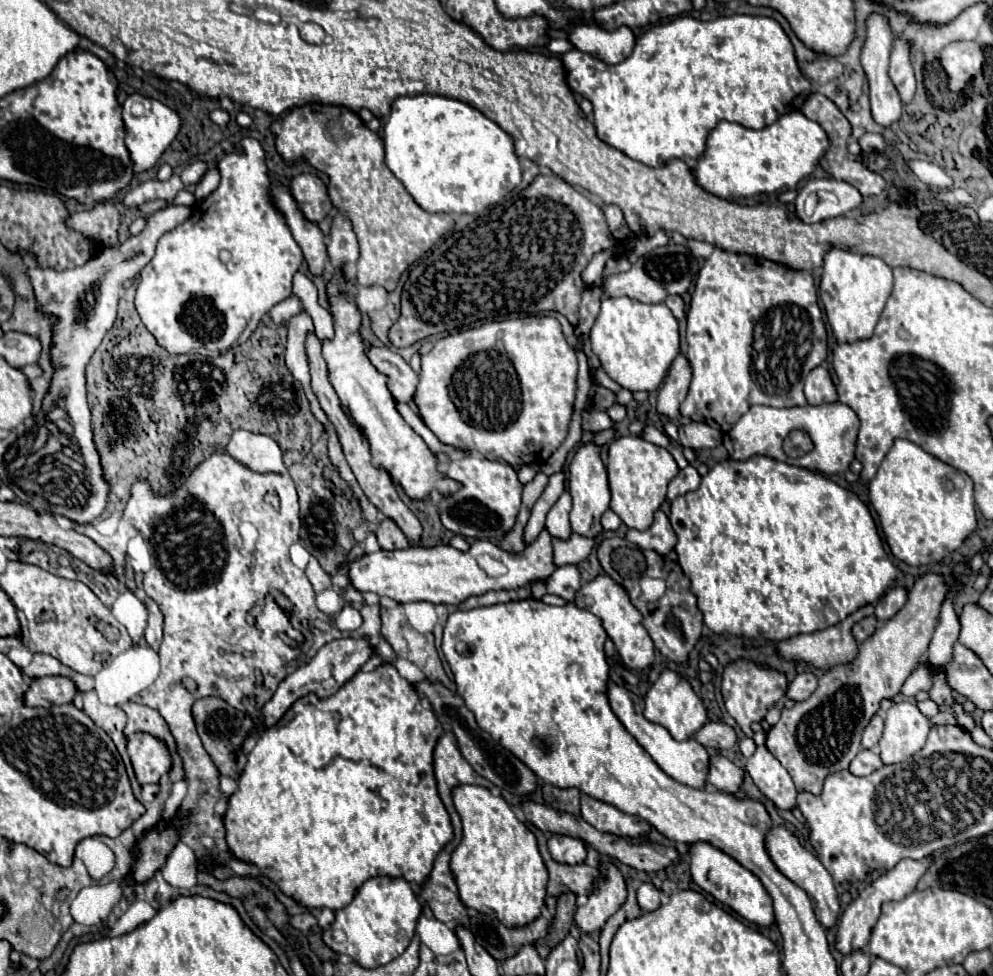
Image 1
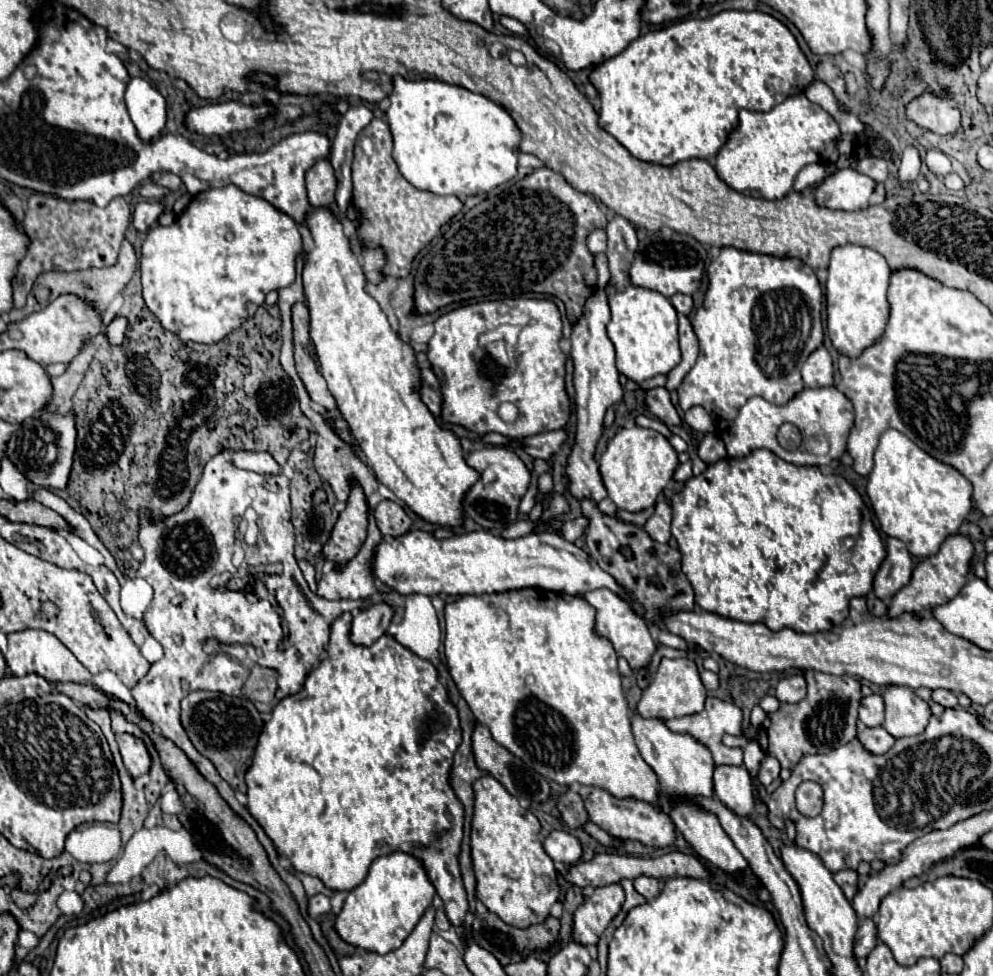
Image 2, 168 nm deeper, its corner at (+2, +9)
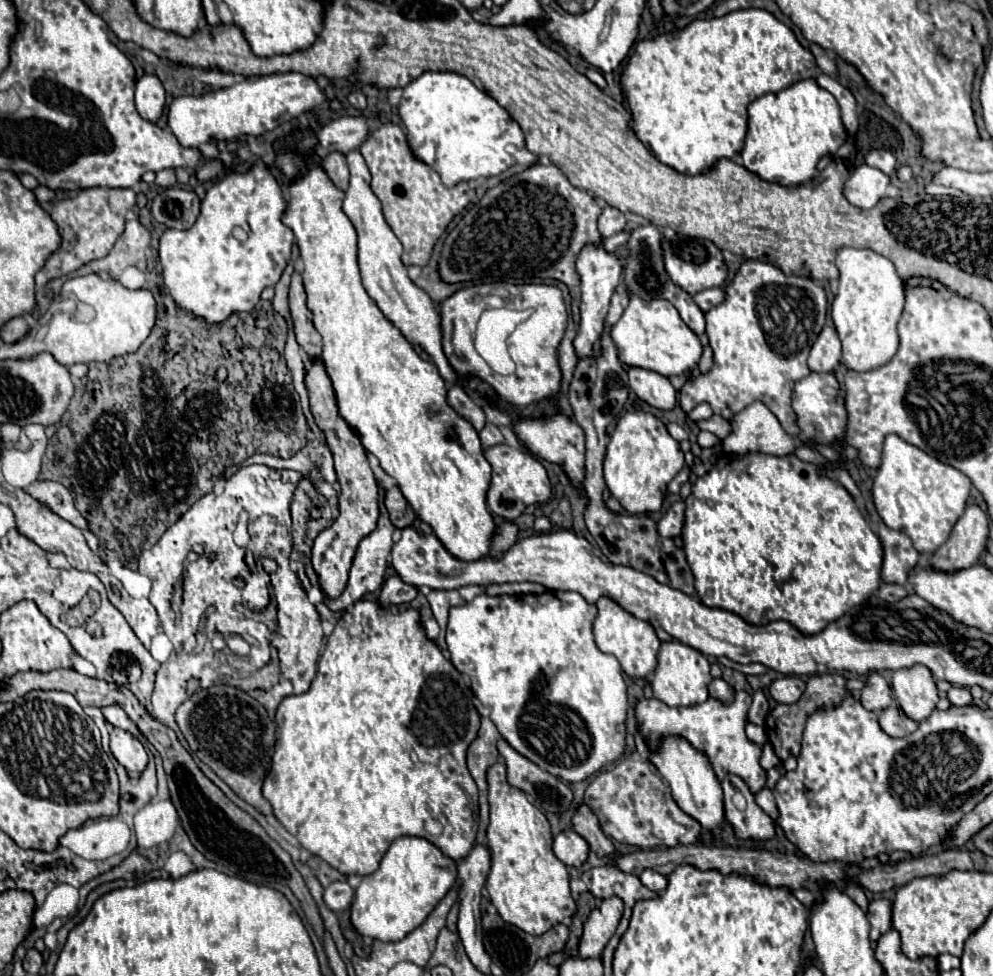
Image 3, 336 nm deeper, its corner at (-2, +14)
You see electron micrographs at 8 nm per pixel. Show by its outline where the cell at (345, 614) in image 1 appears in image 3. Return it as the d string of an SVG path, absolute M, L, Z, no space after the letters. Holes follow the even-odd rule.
M358 601L350 609L342 613L342 617L336 623L336 629L326 639L324 653L318 661L318 671L312 681L312 687L302 695L286 697L278 711L276 711L276 753L272 757L272 771L268 773L264 781L264 797L274 807L276 819L286 827L288 833L292 833L302 847L306 847L312 855L322 857L326 863L330 863L340 873L358 873L358 875L370 875L380 867L380 861L384 853L388 851L390 843L402 835L416 835L432 841L436 847L442 849L444 855L452 859L462 859L472 849L476 839L476 809L478 809L478 787L474 785L474 779L470 777L470 771L466 769L466 749L474 741L480 729L480 715L472 703L474 693L470 685L466 683L466 703L464 703L464 675L452 665L450 659L446 659L440 651L440 647L426 637L426 631L422 629L420 611L418 609L406 609L406 611L390 611L382 607L376 601ZM424 817L436 817L436 821L442 825L442 833L432 837L424 829Z

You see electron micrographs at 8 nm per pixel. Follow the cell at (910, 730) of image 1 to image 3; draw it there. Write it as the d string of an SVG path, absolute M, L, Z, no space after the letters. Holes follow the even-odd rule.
M924 665L894 671L892 691L896 705L914 721L924 721L938 703L936 679Z

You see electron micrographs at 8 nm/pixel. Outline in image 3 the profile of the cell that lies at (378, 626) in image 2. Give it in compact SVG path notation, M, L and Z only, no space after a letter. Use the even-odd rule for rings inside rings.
M392 575L386 579L386 583L382 585L382 593L380 593L380 605L388 607L388 605L400 605L400 603L410 603L412 599L416 599L418 589L414 585L406 585L398 575Z

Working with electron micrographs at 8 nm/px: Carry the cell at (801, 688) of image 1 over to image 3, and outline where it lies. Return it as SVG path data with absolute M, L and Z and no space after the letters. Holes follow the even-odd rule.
M780 677L776 681L772 681L770 685L770 695L776 703L796 703L802 693L804 693L806 683L800 677Z

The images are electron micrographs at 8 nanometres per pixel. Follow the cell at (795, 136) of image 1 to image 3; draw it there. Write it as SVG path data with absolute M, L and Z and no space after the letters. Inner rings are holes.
M802 79L782 91L766 93L766 95L758 97L754 103L750 103L748 135L746 135L744 149L740 155L742 155L744 167L766 181L772 181L778 185L802 185L816 175L818 161L824 155L834 155L838 151L838 147L846 141L846 137L848 137L848 133L840 119L840 107L838 107L834 95L830 95L826 89L822 89L816 83L816 79Z

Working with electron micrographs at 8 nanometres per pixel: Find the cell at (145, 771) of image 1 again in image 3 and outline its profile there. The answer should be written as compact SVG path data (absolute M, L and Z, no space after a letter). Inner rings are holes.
M114 727L110 731L110 751L116 757L116 761L126 767L128 773L140 773L148 763L148 753L144 745L124 729Z

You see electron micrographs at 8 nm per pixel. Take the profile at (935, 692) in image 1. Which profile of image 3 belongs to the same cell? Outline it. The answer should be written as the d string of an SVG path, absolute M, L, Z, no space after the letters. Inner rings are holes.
M952 687L948 691L948 699L952 705L970 705L972 703L972 695L966 687Z

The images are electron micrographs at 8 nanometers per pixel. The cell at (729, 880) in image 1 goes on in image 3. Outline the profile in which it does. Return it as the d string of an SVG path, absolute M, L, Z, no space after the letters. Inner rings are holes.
M666 737L664 741L660 741L660 747L650 753L650 761L658 769L658 773L668 781L672 789L672 797L678 803L678 807L690 817L694 817L704 829L718 831L718 825L724 823L722 787L706 755L696 751L688 741L680 737Z

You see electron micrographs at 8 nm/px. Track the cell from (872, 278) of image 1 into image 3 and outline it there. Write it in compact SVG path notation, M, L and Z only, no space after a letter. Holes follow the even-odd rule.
M842 247L836 257L840 285L832 303L832 321L842 341L842 363L858 373L886 365L898 351L896 323L904 309L904 283L884 255L870 249Z

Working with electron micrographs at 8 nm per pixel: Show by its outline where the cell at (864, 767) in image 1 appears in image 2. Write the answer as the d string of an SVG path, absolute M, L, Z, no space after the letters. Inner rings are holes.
M882 726L860 728L858 740L862 742L862 746L866 746L866 750L870 750L870 754L886 754L894 744L894 738Z

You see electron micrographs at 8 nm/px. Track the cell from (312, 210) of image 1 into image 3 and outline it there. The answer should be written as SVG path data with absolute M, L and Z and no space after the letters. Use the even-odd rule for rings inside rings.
M338 151L330 153L330 155L322 161L322 165L324 165L328 177L332 179L332 183L334 183L338 189L346 191L346 189L348 189L348 165L346 165L344 153L338 153Z

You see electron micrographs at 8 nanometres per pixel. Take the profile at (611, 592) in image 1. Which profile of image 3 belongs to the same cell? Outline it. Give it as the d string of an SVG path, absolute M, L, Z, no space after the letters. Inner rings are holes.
M602 597L596 603L596 607L598 607L598 617L594 621L594 637L598 649L614 655L628 677L632 679L648 677L648 673L656 669L656 655L660 649L660 639L656 637L652 625L642 619L636 619L634 615L630 615L628 611L624 611L620 605L616 605L606 597Z

